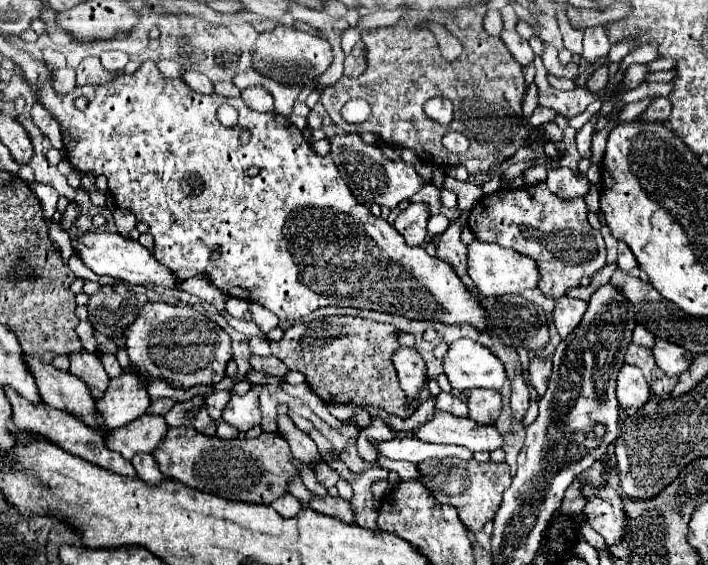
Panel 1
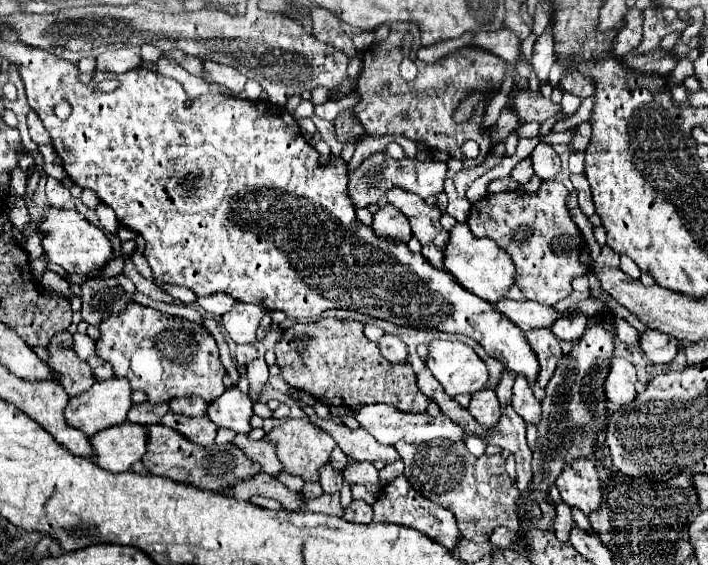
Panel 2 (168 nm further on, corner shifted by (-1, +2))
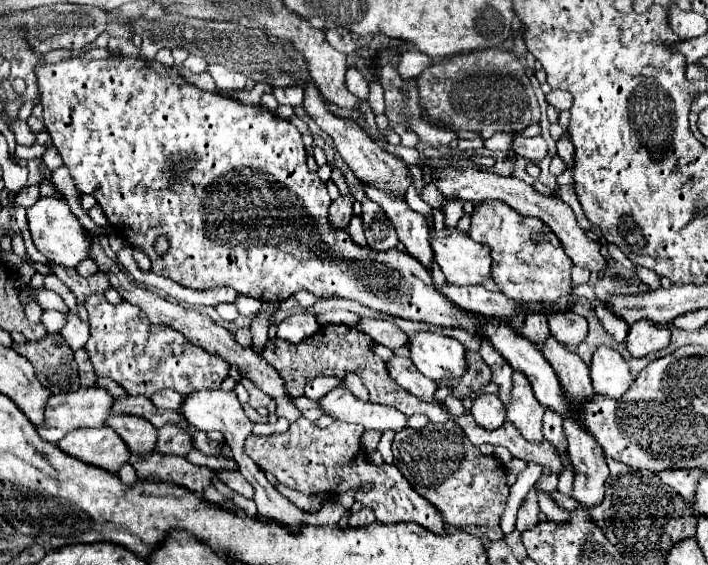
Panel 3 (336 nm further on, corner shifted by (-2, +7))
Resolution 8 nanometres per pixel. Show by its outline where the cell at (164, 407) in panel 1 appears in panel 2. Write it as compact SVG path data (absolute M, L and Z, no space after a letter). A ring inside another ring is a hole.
M143 402L143 404L135 404L131 406L129 410L129 416L127 420L133 422L133 424L143 424L143 426L149 426L149 424L157 424L163 414L169 412L169 404L149 404L149 402Z

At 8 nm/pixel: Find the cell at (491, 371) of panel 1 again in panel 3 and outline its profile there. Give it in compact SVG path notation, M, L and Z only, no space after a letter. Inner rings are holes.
M414 333L410 337L410 359L420 373L434 381L458 379L468 371L464 345L442 333Z

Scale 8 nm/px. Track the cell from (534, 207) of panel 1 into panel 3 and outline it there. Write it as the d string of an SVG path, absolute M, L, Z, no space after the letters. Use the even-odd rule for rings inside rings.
M488 199L474 207L472 211L472 225L470 225L470 237L478 243L484 243L492 249L492 263L494 263L494 281L500 287L502 293L510 295L518 301L538 301L538 303L556 303L560 297L566 297L572 293L572 259L566 255L560 239L550 231L550 227L536 219L536 217L524 217L500 199Z

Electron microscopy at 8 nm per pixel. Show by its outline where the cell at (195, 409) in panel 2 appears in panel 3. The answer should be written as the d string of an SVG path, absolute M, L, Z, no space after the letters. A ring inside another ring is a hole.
M162 391L162 393L156 393L154 397L150 397L152 403L156 403L156 407L162 407L162 409L172 409L172 411L178 411L182 409L182 403L184 403L184 397L176 391Z

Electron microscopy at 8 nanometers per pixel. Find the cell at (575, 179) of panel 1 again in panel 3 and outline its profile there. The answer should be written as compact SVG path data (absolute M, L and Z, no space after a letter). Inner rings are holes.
M518 135L514 139L514 153L522 155L522 157L526 157L530 161L542 161L548 155L548 145L540 135L538 137L530 137L530 139Z

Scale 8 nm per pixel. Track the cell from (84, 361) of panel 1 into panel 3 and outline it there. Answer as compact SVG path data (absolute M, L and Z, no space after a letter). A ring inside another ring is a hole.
M60 333L46 335L36 343L14 343L14 349L34 365L38 379L42 379L52 393L66 395L68 391L80 389L74 351L66 345Z

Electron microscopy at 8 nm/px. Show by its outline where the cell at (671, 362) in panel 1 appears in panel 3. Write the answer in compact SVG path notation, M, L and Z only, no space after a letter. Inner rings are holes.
M642 319L634 323L626 337L626 347L632 357L644 357L648 353L660 351L670 343L670 329L666 323L650 323Z

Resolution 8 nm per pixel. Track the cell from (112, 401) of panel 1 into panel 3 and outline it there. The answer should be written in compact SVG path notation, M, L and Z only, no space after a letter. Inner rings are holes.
M80 387L74 393L52 395L50 403L46 405L44 427L38 427L38 433L40 433L42 439L46 439L50 443L56 443L74 429L102 427L106 423L106 419L110 417L110 413L112 413L112 405L114 405L114 397L104 387Z

